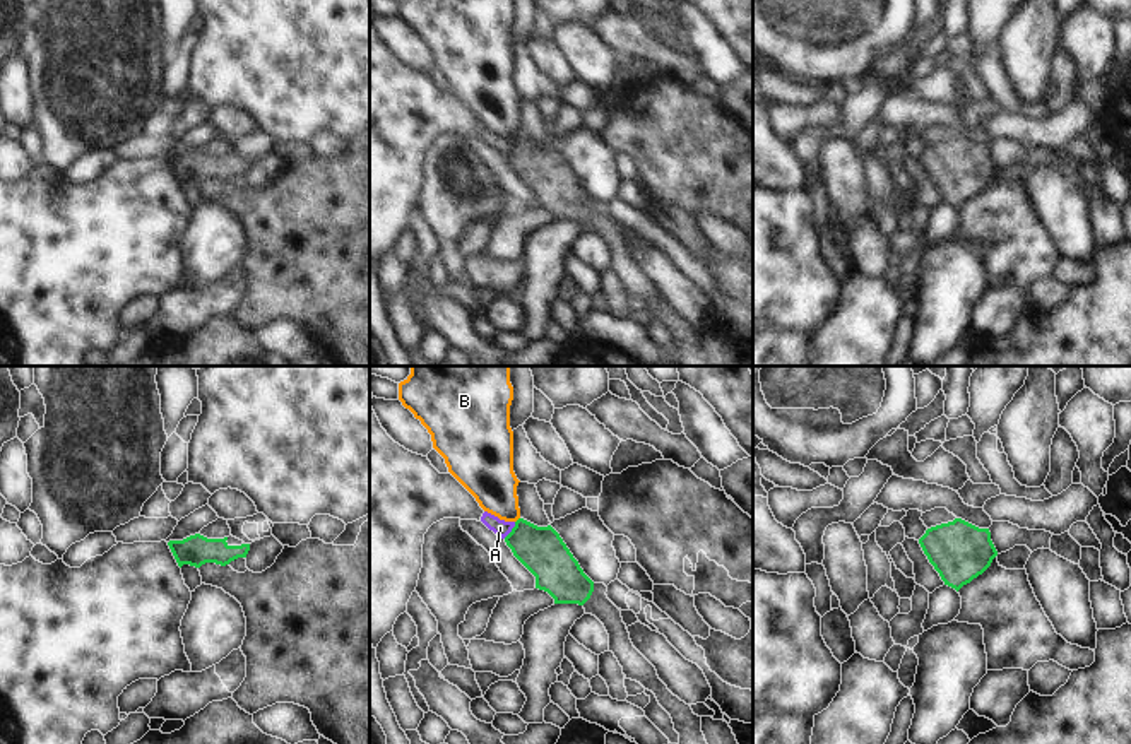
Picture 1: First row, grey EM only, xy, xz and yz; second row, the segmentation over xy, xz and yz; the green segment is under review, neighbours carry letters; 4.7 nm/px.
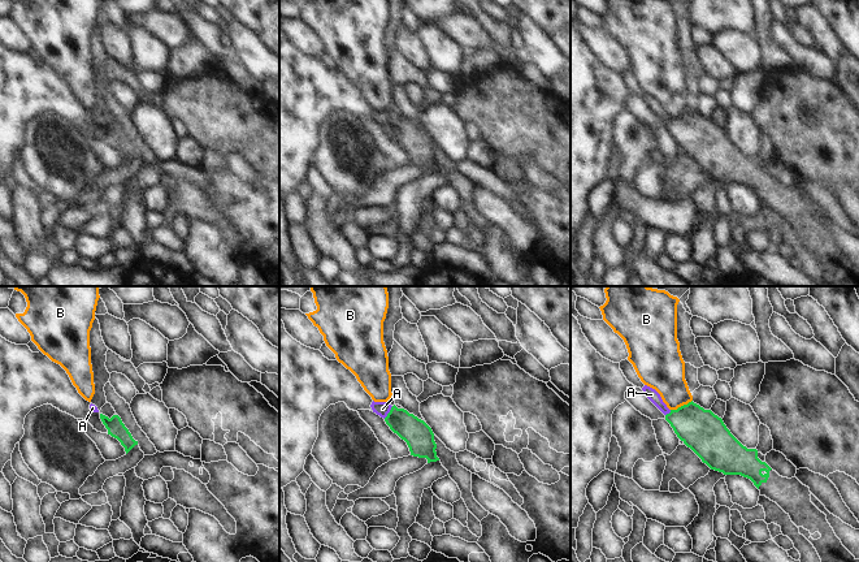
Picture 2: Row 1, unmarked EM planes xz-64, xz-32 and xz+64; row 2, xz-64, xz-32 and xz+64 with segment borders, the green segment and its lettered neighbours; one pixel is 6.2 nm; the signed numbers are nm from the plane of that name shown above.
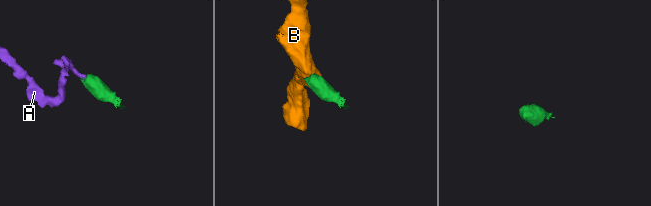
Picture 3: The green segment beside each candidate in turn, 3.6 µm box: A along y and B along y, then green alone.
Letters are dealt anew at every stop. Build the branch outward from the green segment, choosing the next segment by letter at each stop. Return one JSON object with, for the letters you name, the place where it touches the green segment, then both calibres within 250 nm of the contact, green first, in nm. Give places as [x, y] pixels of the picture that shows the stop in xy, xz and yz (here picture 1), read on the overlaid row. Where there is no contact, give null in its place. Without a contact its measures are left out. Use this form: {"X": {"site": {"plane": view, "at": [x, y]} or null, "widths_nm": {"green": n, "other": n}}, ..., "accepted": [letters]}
{"accepted": []}

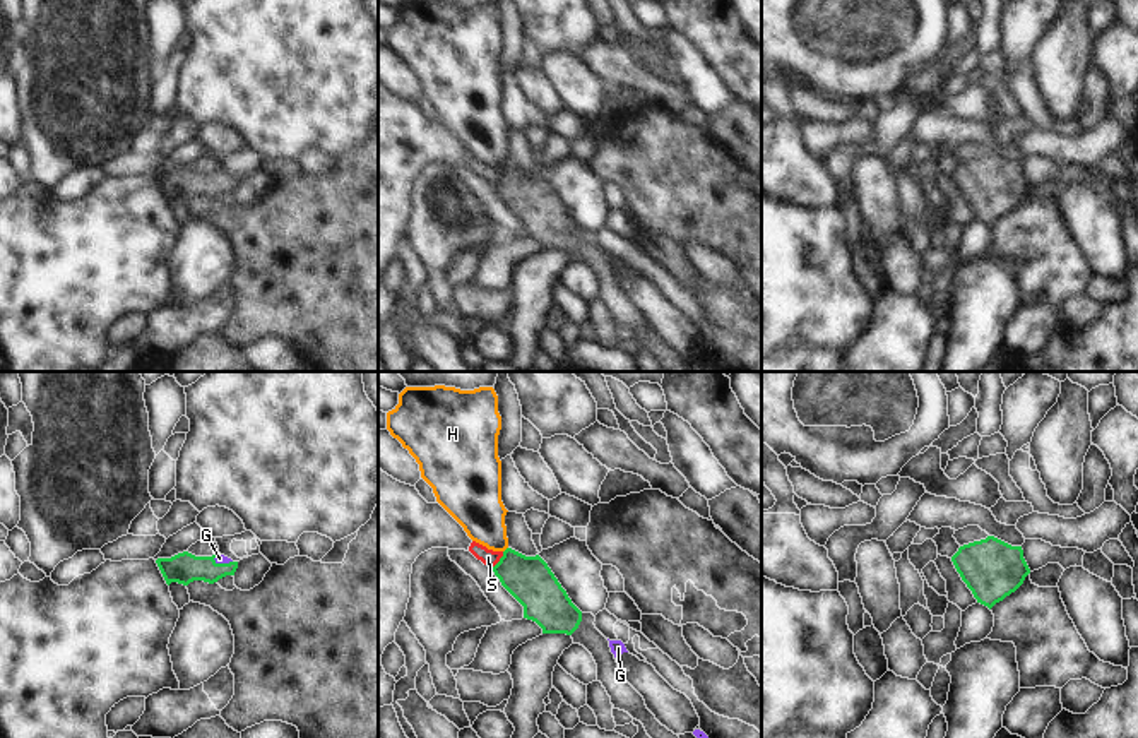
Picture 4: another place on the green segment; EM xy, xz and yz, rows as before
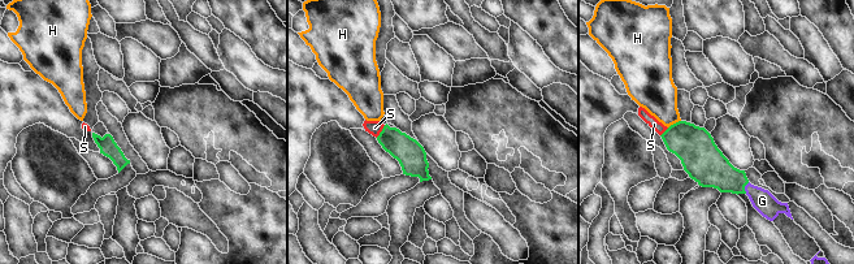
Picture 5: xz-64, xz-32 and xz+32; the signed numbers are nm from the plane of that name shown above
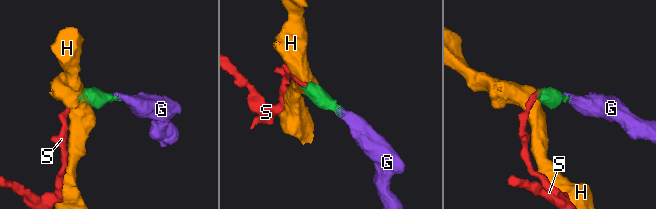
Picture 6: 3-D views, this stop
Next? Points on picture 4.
{"G": {"site": {"plane": "xy", "at": [223, 564]}, "widths_nm": {"green": 140, "other": 50}}, "accepted": ["G"]}

